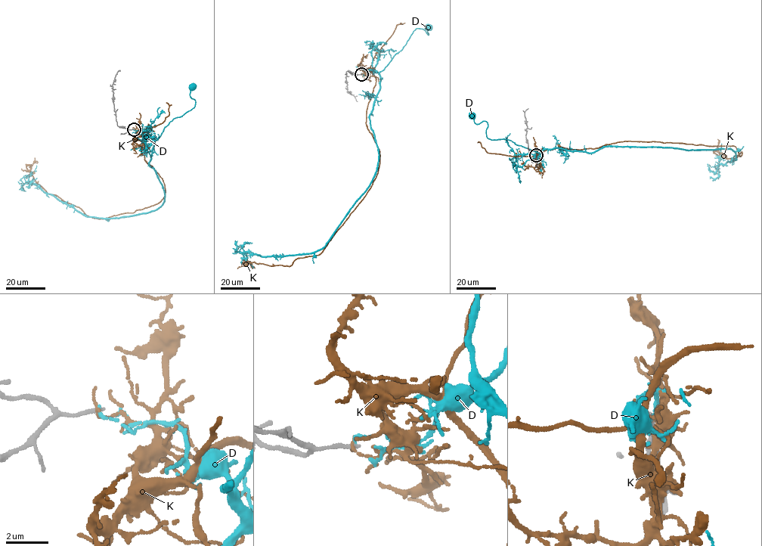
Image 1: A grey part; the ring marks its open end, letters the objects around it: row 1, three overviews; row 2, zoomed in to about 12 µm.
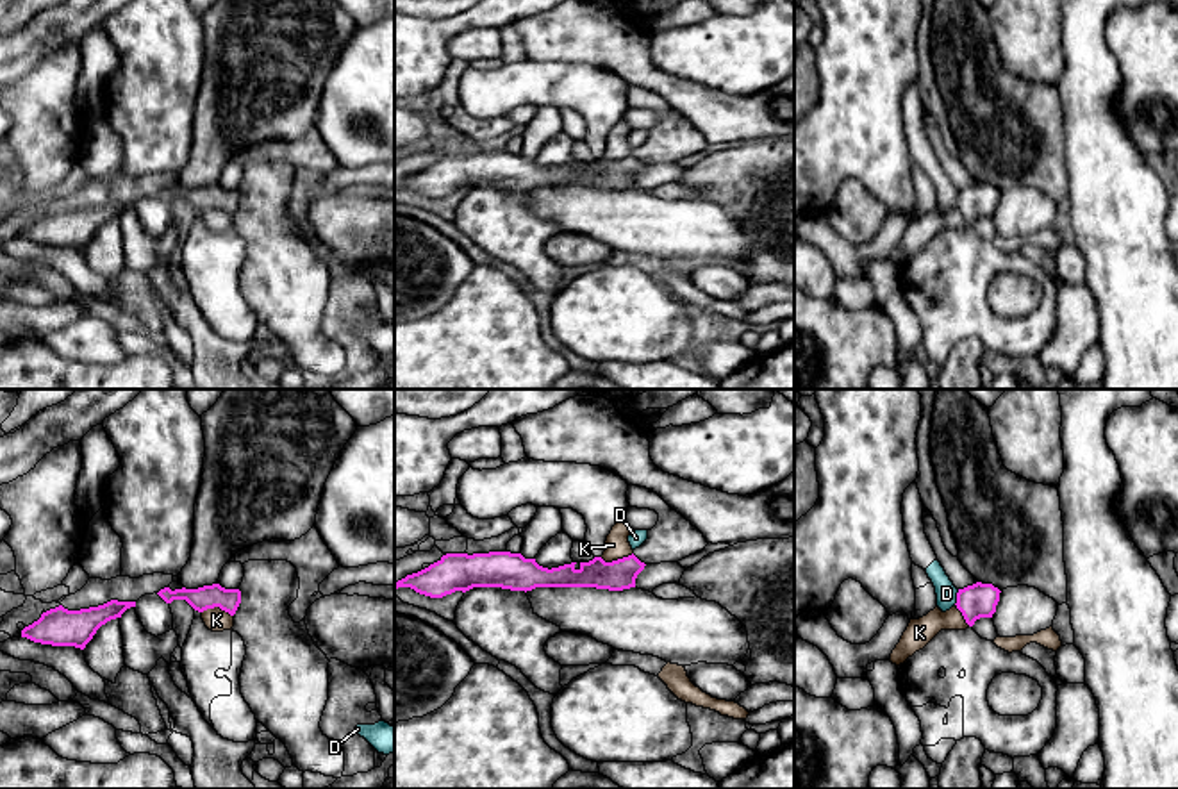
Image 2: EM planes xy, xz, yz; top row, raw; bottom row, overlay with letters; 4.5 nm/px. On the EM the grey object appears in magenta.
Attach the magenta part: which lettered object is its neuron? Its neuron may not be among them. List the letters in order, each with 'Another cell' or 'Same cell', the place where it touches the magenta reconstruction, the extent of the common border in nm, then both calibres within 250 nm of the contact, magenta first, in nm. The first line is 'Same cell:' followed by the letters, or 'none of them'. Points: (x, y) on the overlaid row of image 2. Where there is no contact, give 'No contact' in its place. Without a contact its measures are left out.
Same cell: none of them
D: Another cell. Touches magenta at yz (957, 597). Shared border 80 nm. Thickness 160 nm (magenta) against 100 nm
K: Another cell. Touches magenta at xz (618, 559). Shared border 150 nm. Thickness 140 nm (magenta) against 110 nm

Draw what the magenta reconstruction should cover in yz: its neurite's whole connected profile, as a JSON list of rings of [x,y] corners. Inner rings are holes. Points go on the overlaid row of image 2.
[[[976,582],[957,593],[957,609],[969,627],[980,618],[992,618],[1000,602],[1000,589],[992,584]]]

